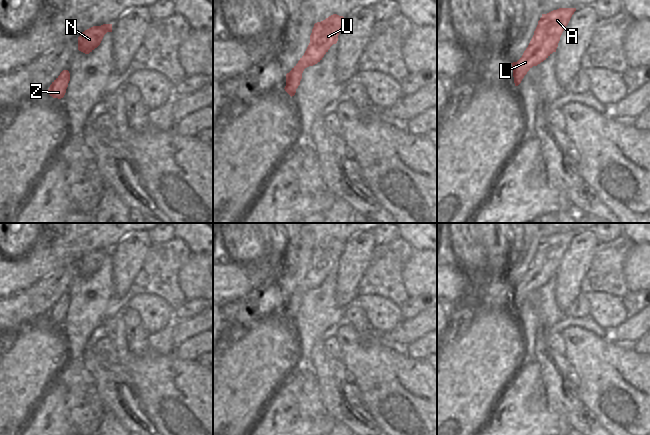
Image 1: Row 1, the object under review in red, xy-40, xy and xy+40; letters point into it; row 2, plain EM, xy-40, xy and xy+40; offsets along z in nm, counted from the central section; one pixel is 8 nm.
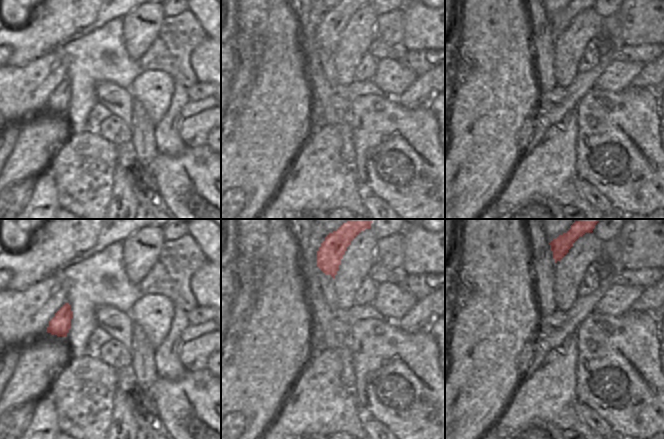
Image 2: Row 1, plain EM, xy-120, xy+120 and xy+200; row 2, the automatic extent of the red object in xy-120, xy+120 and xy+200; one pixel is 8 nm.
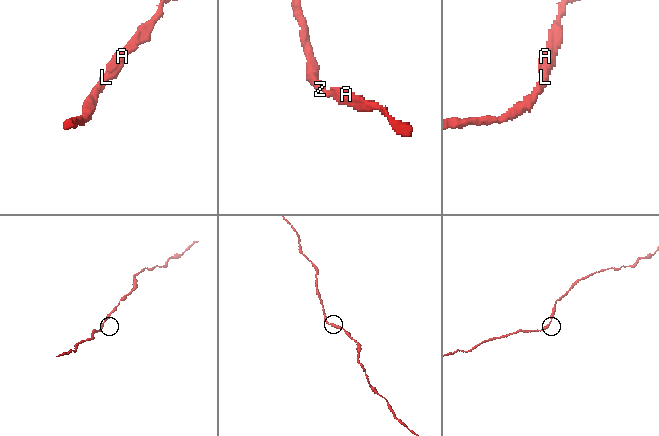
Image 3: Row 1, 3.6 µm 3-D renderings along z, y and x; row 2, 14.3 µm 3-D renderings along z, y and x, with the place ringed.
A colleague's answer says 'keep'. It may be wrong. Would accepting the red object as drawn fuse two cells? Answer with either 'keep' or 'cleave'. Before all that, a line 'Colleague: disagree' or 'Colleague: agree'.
Colleague: agree
keep

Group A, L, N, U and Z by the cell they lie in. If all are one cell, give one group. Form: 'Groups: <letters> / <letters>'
Groups: A L N U Z

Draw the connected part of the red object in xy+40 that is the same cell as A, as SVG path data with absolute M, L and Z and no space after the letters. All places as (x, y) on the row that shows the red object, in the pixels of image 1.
M559 8L542 14L522 57L511 63L515 86L521 83L533 66L537 66L556 52L560 37L575 11L576 8Z

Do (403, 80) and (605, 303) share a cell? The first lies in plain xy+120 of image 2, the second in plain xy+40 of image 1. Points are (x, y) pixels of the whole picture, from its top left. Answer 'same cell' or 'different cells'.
same cell

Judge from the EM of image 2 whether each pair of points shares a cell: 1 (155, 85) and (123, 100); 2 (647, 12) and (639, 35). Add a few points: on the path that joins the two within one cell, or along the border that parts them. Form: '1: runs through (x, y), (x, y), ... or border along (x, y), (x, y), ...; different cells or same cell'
1: border along (129, 90), (134, 99); different cells
2: runs through (644, 18), (639, 29); same cell

